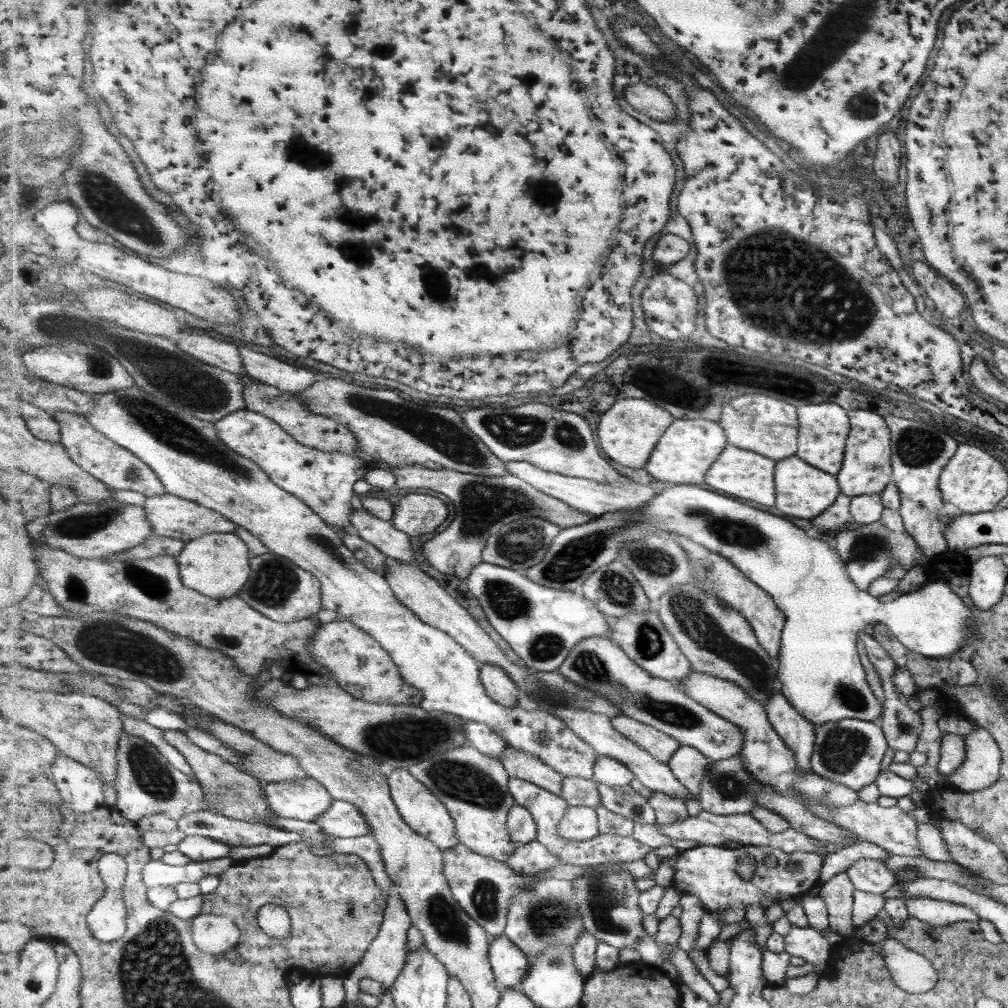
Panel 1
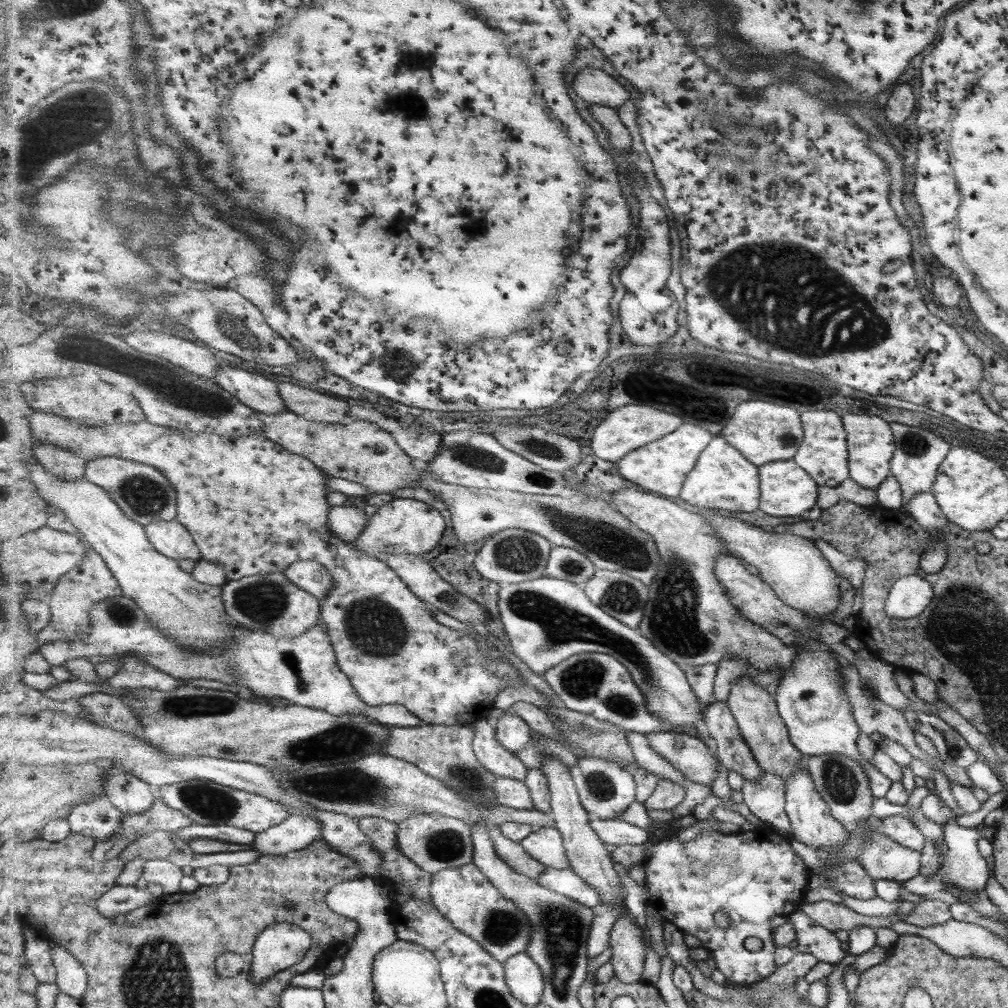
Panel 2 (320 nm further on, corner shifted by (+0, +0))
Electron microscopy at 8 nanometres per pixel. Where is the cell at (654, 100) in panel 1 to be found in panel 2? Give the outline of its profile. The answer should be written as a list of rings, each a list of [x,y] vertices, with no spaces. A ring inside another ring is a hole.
[[[583,68],[573,84],[575,92],[585,98],[587,102],[603,104],[603,106],[617,108],[622,107],[631,94],[627,92],[625,86],[621,86],[615,78],[605,74],[603,70],[597,68]]]

